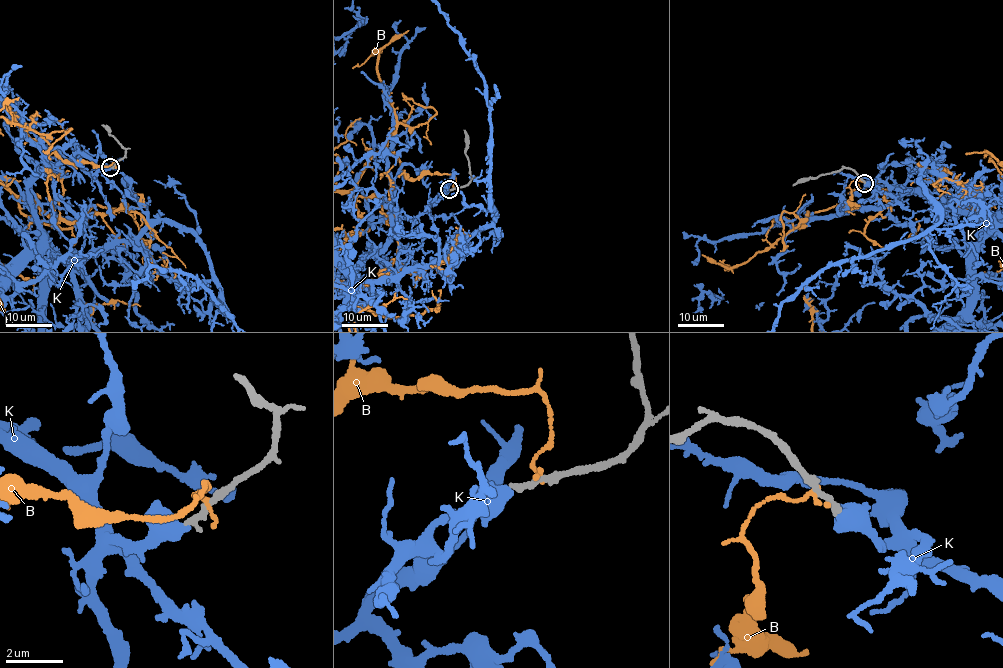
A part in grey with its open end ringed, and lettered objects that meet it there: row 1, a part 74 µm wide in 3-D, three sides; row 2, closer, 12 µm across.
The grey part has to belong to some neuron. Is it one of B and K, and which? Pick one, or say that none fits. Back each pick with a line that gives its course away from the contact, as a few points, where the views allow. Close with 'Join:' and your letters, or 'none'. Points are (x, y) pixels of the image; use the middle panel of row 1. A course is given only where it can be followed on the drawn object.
Join: K

